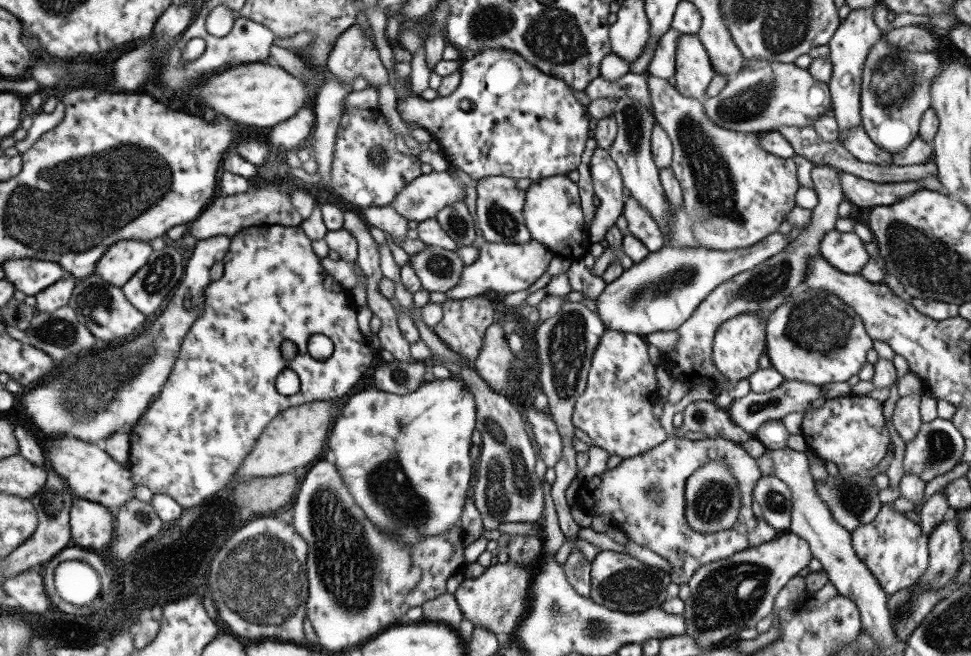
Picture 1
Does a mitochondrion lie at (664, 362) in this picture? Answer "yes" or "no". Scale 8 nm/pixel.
no

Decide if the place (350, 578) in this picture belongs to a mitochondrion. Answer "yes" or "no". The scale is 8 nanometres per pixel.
yes

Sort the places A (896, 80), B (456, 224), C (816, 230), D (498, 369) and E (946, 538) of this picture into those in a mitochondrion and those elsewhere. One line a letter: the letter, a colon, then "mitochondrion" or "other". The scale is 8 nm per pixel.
A: mitochondrion
B: mitochondrion
C: other
D: other
E: other

